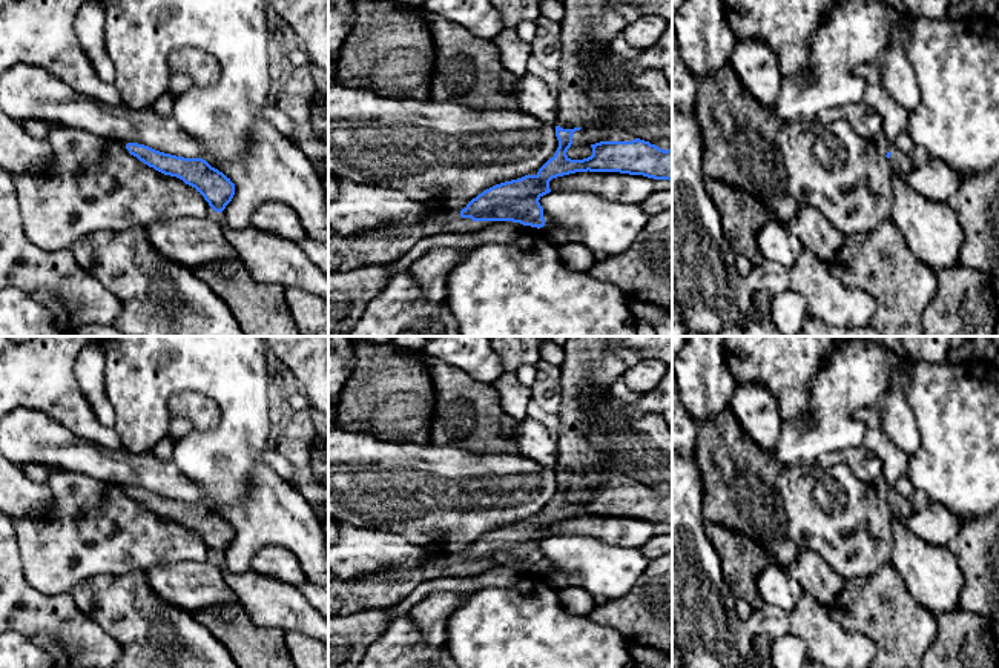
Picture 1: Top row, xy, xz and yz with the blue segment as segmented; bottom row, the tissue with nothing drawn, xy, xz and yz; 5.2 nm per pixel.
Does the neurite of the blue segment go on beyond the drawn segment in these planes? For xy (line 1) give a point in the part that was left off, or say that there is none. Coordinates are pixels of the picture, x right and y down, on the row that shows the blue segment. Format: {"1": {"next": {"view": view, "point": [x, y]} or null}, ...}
{"1": {"next": null}}

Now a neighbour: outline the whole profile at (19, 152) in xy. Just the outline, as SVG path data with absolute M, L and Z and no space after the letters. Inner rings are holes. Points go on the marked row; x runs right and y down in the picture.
M0 107L0 167L11 175L46 174L54 154L46 140L29 137L21 123Z

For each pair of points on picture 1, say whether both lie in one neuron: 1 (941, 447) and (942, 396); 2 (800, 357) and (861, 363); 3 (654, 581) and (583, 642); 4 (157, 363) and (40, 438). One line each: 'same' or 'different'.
1: same
2: different
3: different
4: different

